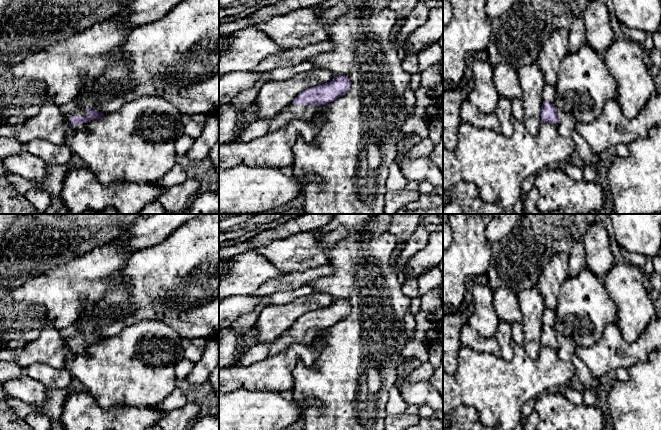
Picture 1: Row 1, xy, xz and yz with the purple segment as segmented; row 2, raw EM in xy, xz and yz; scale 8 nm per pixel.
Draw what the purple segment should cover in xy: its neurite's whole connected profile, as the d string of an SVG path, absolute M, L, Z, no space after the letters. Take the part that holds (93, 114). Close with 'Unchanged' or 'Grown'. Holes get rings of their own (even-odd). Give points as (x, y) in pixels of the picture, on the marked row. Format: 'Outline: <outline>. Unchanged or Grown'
Outline: M79 109L76 112L66 116L66 121L70 123L75 130L85 130L87 123L93 119L101 118L105 116L104 114L100 114L96 110Z. Grown

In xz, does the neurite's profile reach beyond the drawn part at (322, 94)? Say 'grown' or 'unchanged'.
grown

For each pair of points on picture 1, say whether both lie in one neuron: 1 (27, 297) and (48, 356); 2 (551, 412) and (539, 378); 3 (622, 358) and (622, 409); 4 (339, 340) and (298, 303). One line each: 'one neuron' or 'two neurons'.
1: two neurons
2: two neurons
3: two neurons
4: two neurons

